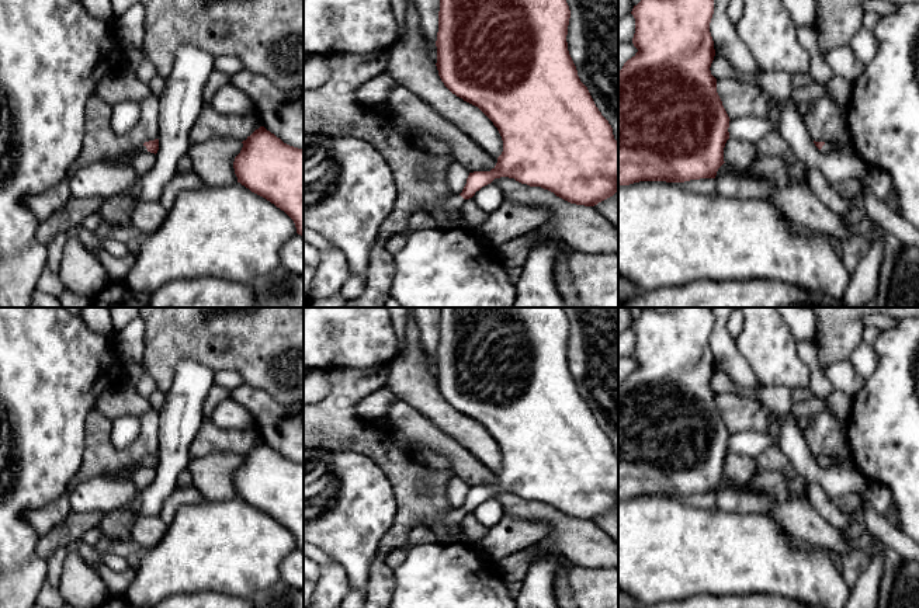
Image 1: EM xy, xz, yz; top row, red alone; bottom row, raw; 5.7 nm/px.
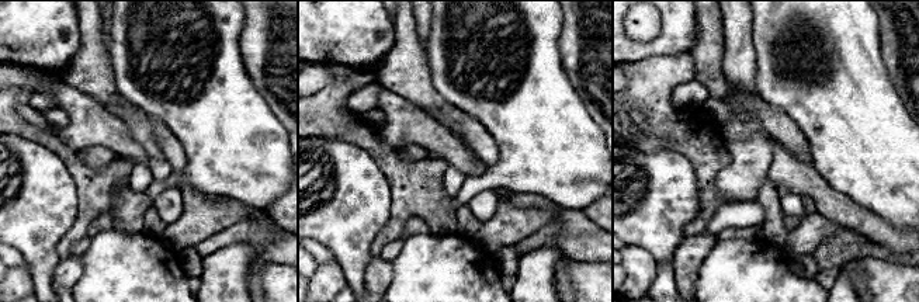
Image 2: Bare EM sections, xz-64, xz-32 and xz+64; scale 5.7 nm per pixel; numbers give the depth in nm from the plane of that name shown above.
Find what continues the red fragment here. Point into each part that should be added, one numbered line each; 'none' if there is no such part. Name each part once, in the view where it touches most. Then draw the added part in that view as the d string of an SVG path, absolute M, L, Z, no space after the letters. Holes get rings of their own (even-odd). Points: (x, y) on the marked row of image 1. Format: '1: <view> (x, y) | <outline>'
1: xy (128, 157) | M142 145L129 153L119 154L119 156L110 156L110 157L105 157L103 160L105 160L108 163L132 163L135 154L139 152L148 152L146 146Z

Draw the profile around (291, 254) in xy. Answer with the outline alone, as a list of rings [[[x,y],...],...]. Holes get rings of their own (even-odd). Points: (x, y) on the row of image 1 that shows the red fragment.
[[[295,233],[280,250],[281,265],[304,277],[304,236]]]

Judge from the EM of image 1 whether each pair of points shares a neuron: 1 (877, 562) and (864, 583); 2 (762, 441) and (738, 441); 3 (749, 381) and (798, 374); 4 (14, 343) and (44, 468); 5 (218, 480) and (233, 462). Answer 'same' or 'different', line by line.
1: same
2: same
3: different
4: same
5: same

